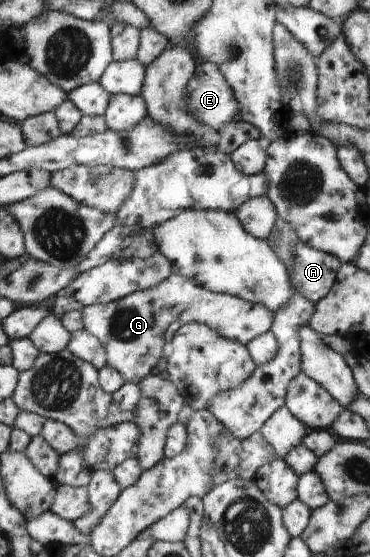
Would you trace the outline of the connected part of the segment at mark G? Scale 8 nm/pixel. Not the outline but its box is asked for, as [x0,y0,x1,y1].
[81,272,274,384]

